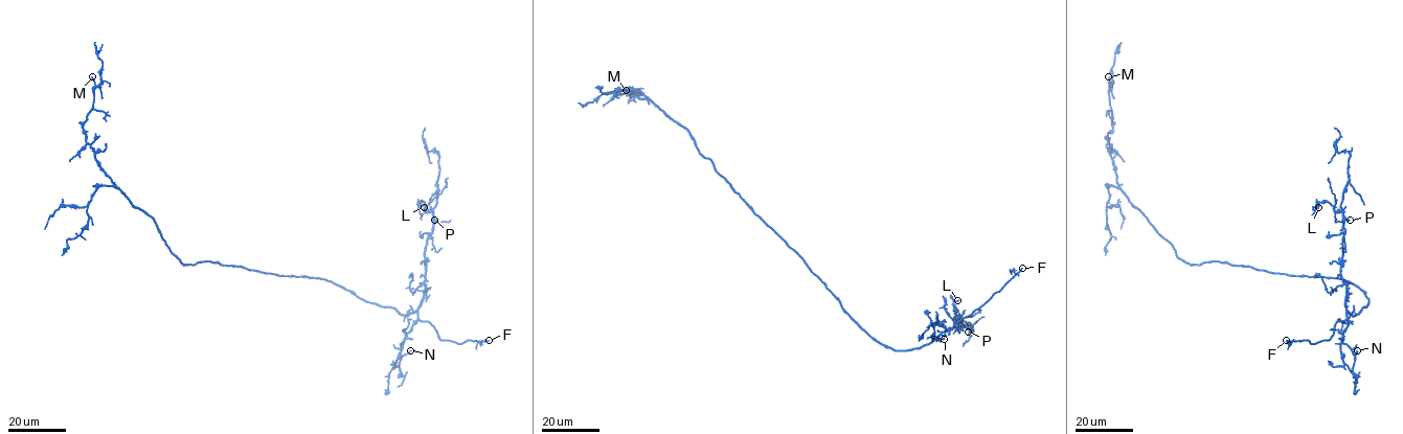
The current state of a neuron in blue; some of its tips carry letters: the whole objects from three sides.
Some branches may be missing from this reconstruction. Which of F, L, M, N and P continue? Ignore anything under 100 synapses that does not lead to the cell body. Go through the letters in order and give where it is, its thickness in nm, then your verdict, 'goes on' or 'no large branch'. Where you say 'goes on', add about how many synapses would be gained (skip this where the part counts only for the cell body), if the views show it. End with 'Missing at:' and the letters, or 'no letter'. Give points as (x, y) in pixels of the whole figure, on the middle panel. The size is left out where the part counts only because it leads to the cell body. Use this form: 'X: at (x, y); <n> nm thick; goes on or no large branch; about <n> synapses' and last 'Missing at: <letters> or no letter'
F: at (1022, 268); 190 nm thick; goes on
L: at (957, 300); 120 nm thick; no large branch
M: at (626, 90); 160 nm thick; no large branch
N: at (944, 339); 200 nm thick; no large branch
P: at (968, 332); 180 nm thick; no large branch
Missing at: F

